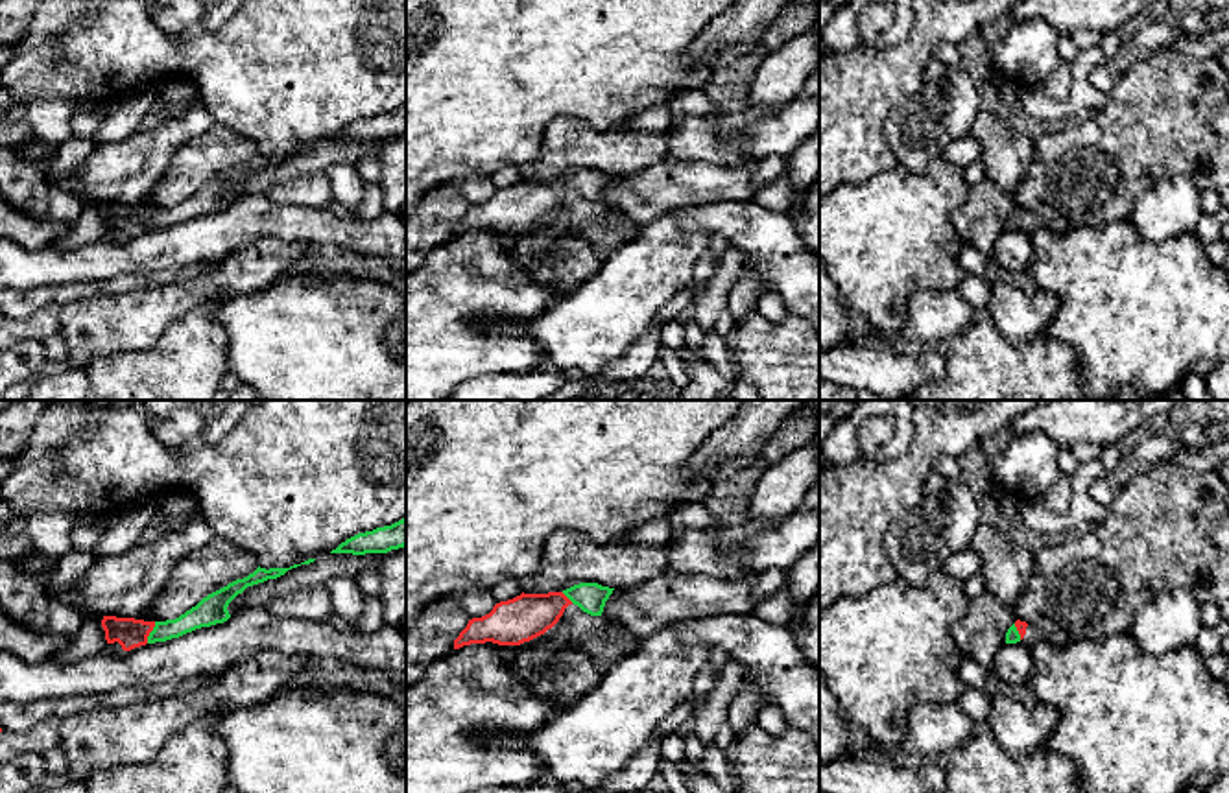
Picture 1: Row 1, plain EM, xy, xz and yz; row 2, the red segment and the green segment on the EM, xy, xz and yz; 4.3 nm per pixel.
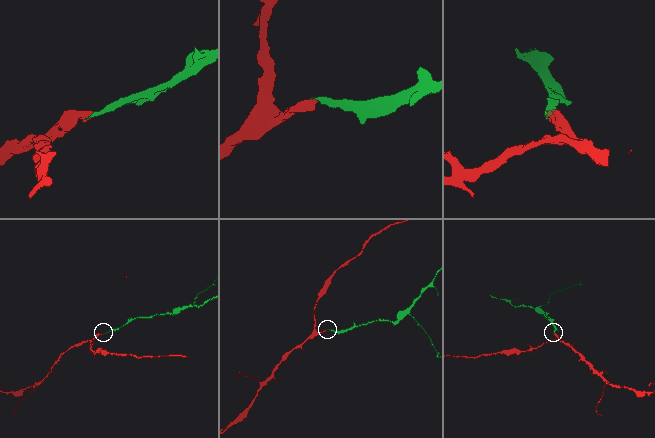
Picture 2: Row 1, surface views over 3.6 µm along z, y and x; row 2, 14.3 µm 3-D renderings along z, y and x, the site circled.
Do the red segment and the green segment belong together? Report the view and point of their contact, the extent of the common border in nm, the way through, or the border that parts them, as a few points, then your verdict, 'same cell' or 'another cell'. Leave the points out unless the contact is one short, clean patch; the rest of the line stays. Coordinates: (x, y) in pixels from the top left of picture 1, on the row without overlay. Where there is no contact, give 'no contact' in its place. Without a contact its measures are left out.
contact xy (150, 218); length 100 nm; way xy (130, 220), (150, 218), (174, 216), (203, 201); same cell

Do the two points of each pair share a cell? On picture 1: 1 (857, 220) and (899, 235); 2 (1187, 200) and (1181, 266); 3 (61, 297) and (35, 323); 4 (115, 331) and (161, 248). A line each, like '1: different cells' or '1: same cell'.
1: same cell
2: different cells
3: different cells
4: different cells

